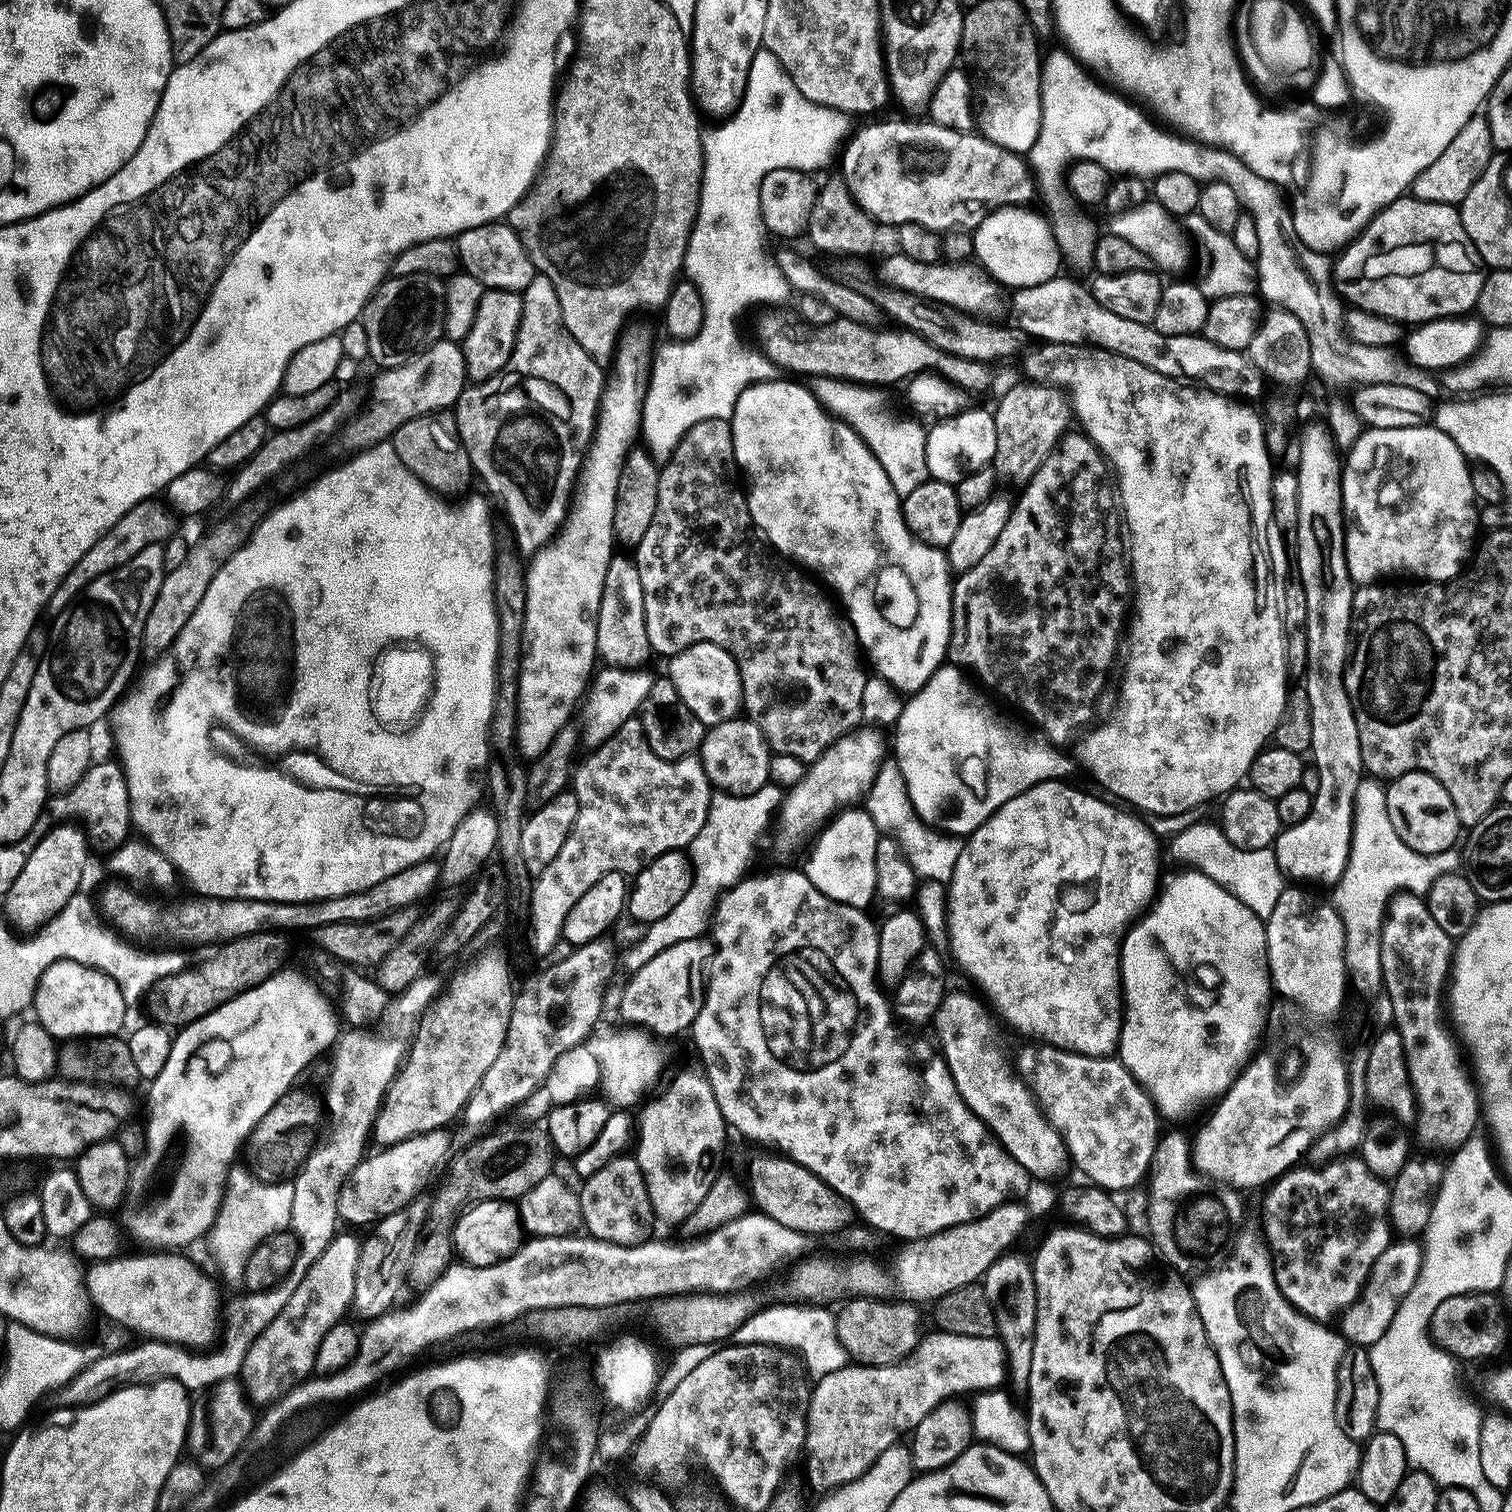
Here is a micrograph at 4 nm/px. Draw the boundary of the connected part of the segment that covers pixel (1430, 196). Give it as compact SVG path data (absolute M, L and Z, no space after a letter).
M1487 115L1472 116L1470 122L1466 122L1458 134L1454 134L1454 142L1450 142L1450 146L1446 146L1446 150L1442 150L1442 154L1438 154L1438 158L1434 158L1434 162L1430 162L1430 166L1426 166L1426 170L1422 170L1419 178L1413 181L1411 195L1426 202L1459 206L1466 198L1470 186L1478 182L1482 170L1486 170L1493 155L1494 145Z

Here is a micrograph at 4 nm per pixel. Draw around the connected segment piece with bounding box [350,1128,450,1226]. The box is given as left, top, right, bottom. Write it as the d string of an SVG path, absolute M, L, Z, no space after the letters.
M444 1128L423 1132L422 1135L383 1147L378 1150L380 1152L371 1153L361 1160L350 1177L354 1191L360 1192L360 1196L356 1197L356 1226L366 1226L396 1213L427 1187L426 1182L434 1170L449 1157L447 1132Z

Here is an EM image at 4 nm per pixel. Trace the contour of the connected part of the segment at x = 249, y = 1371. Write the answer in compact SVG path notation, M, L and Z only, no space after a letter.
M337 1234L322 1250L318 1262L306 1270L306 1278L298 1290L290 1294L290 1302L282 1306L278 1318L258 1334L250 1346L238 1373L244 1391L253 1405L271 1406L292 1388L297 1388L313 1375L318 1346L330 1329L345 1319L355 1298L355 1270L359 1264L361 1241Z

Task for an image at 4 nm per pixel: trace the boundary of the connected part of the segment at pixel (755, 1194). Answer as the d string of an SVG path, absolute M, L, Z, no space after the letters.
M783 1154L775 1155L756 1156L748 1168L746 1184L750 1189L750 1200L759 1211L774 1218L774 1222L782 1222L782 1226L790 1230L811 1232L813 1236L839 1232L853 1223L854 1209L848 1201L823 1184L810 1170Z

